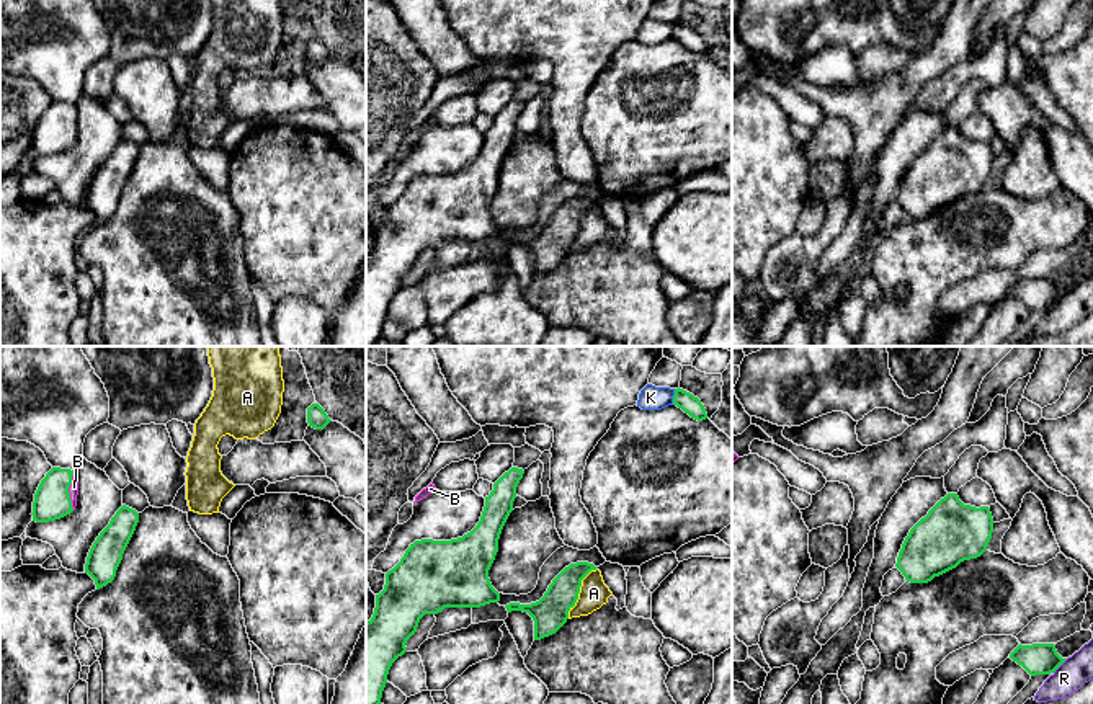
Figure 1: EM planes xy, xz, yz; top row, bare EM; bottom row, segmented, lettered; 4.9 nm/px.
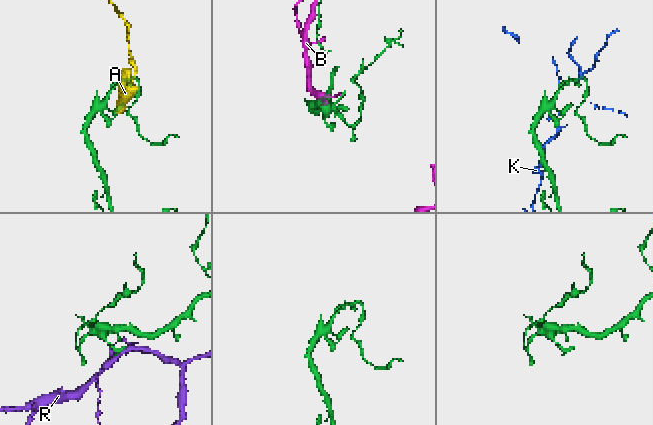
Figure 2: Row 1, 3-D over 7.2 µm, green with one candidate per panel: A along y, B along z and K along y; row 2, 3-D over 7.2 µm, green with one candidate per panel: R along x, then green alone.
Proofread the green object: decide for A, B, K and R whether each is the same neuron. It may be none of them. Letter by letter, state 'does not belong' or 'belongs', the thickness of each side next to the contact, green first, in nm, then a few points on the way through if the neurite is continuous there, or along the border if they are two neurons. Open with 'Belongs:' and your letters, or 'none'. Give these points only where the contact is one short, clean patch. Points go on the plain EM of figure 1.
Belongs: B
A: does not belong; 170 nm thick on the green side, 140 nm on the other; border along xz (597, 201), (582, 214), (579, 232), (567, 252)
B: belongs; 180 nm thick on the green side, 50 nm on the other
K: does not belong; 90 nm thick on the green side, 120 nm on the other
R: does not belong; 160 nm thick on the green side, 150 nm on the other

